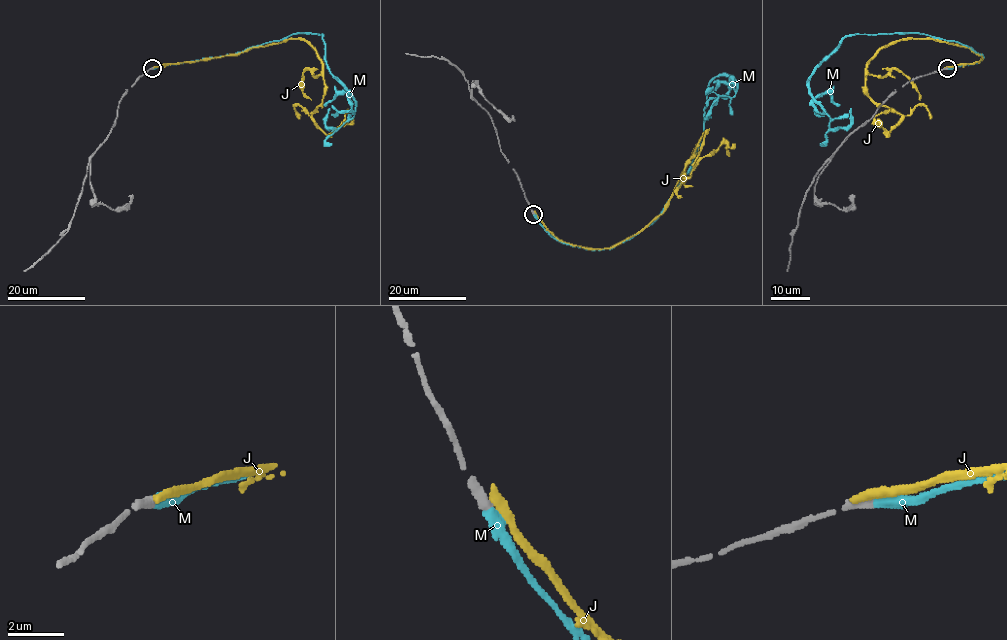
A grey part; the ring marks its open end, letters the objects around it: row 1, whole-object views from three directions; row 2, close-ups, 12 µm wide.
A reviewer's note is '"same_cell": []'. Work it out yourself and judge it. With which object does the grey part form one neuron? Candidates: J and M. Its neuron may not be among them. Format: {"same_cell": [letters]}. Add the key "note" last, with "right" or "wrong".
{"same_cell": ["M"], "note": "wrong"}

